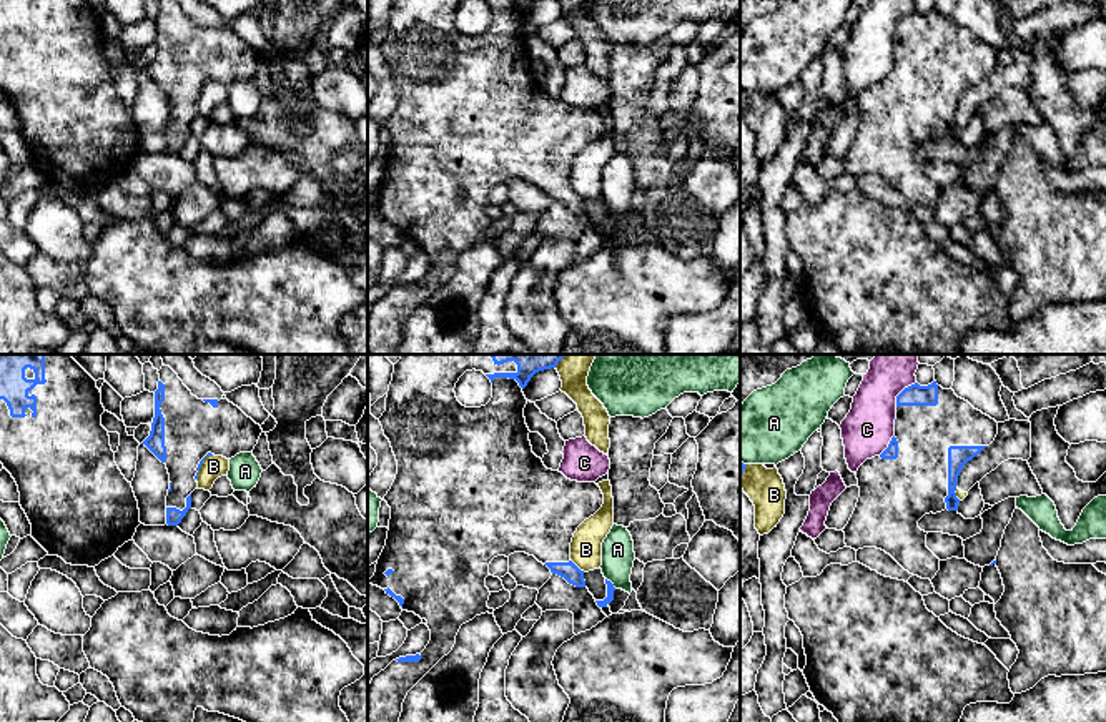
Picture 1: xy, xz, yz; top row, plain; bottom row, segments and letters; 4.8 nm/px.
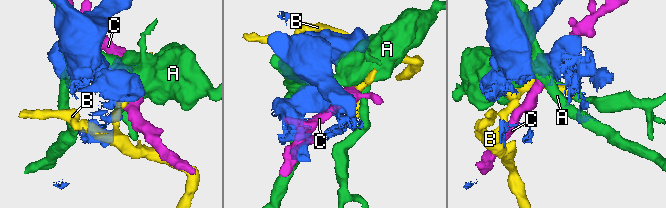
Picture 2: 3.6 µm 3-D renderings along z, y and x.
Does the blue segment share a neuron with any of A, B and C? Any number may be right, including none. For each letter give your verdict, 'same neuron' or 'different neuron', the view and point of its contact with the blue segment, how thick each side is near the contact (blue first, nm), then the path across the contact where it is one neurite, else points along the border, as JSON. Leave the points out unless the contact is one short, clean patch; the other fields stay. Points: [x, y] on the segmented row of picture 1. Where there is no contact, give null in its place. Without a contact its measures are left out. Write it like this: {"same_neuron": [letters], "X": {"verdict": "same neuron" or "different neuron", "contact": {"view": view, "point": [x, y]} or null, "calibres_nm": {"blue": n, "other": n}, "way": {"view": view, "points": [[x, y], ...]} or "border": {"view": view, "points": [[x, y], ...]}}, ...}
{"same_neuron": [], "A": {"verdict": "different neuron", "contact": {"view": "xz", "point": [611, 583]}, "calibres_nm": {"blue": 40, "other": 160}}, "B": {"verdict": "different neuron", "contact": {"view": "xz", "point": [576, 566]}, "calibres_nm": {"blue": 90, "other": 160}}, "C": {"verdict": "different neuron", "contact": {"view": "yz", "point": [900, 393]}, "calibres_nm": {"blue": 110, "other": 240}}}

